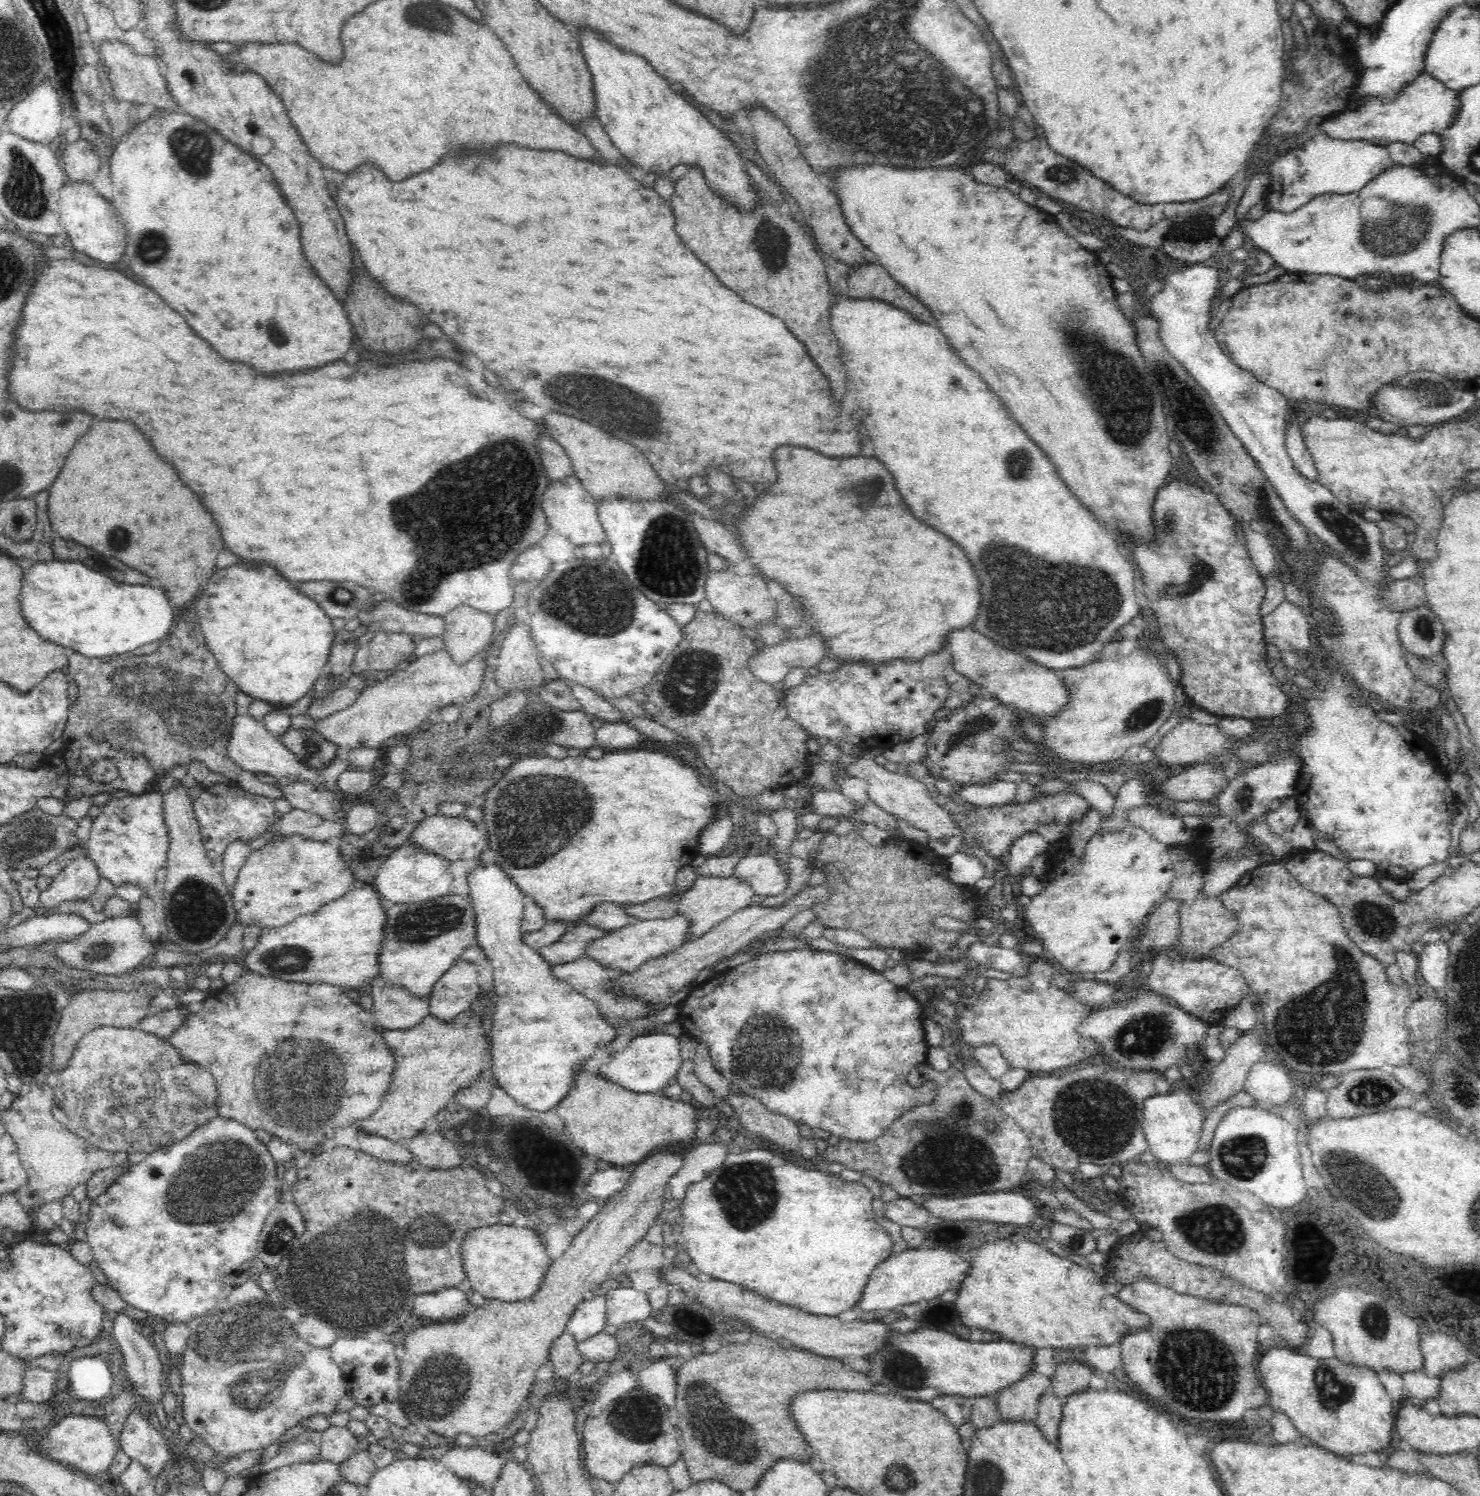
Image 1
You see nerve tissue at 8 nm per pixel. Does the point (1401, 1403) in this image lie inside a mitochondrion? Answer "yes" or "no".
no

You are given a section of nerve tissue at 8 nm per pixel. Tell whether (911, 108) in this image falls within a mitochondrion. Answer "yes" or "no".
yes

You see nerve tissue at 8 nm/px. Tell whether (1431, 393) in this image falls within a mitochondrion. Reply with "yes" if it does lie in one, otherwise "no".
yes

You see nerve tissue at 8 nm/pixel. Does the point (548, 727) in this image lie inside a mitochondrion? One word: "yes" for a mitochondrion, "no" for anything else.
yes

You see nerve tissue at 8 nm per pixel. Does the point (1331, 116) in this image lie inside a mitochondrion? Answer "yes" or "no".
no

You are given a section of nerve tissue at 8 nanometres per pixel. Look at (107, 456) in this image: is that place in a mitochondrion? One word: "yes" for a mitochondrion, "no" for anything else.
no

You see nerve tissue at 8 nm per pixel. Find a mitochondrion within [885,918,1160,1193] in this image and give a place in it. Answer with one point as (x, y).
(1093, 1114)

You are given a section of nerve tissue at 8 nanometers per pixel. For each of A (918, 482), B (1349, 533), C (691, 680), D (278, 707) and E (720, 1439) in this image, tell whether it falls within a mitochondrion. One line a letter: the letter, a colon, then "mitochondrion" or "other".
A: other
B: mitochondrion
C: mitochondrion
D: other
E: mitochondrion

